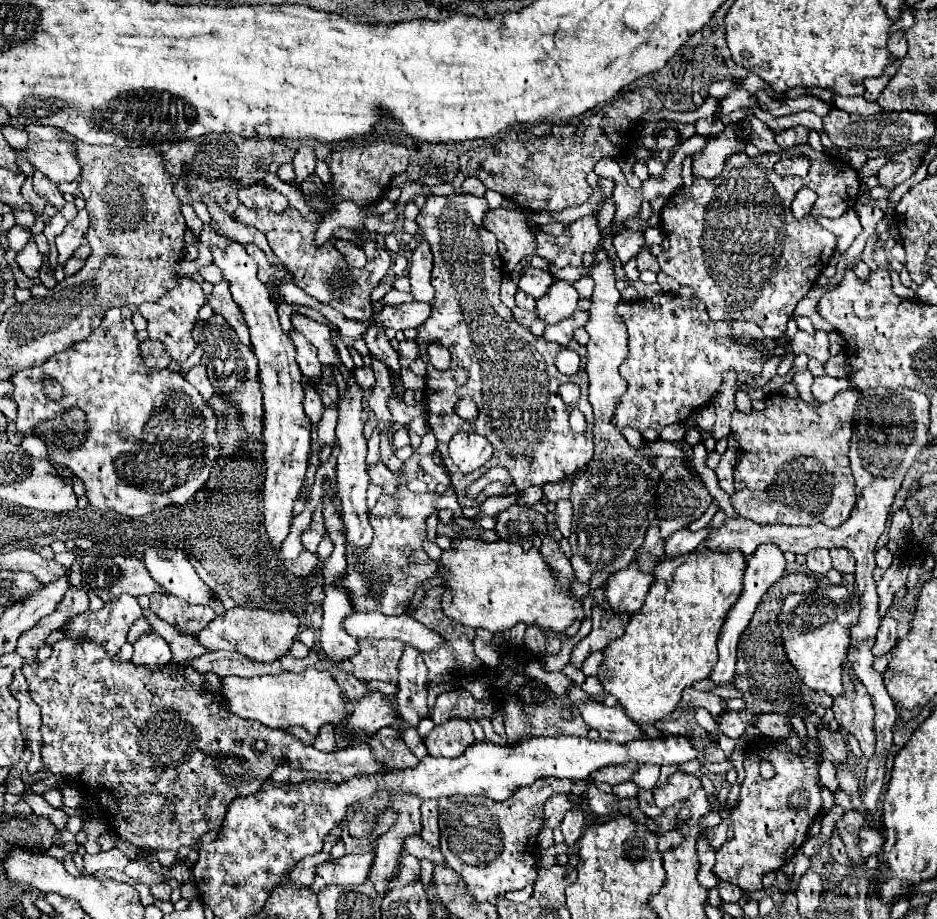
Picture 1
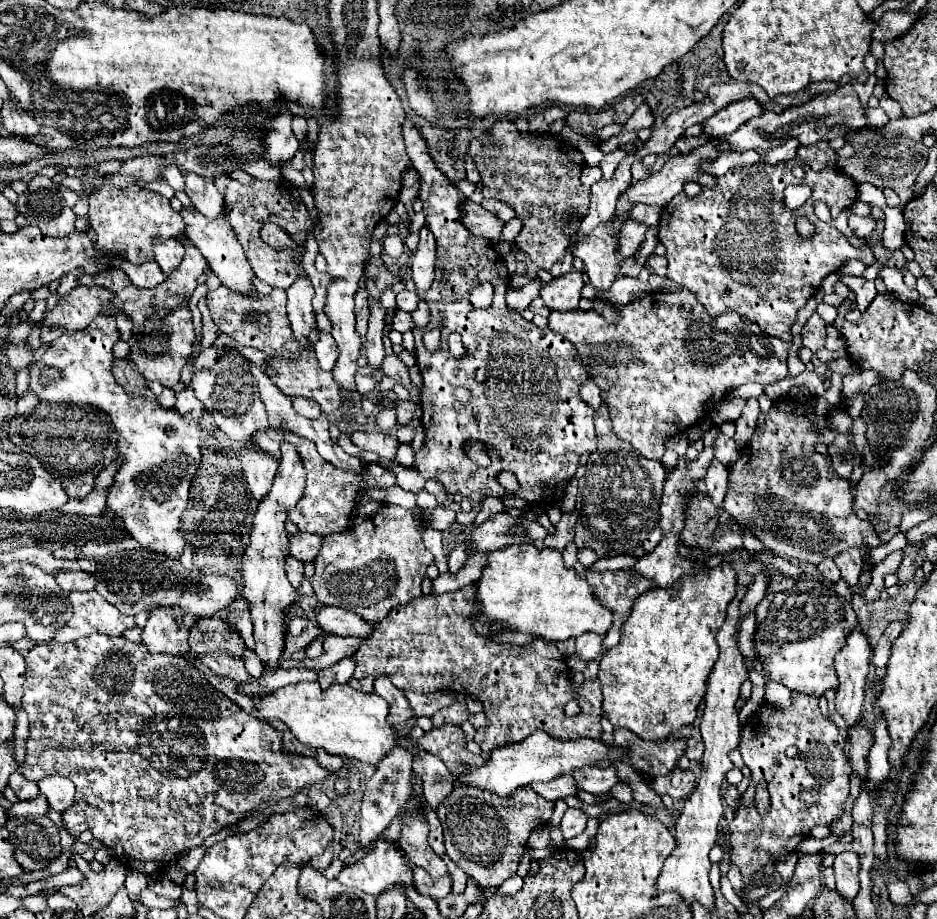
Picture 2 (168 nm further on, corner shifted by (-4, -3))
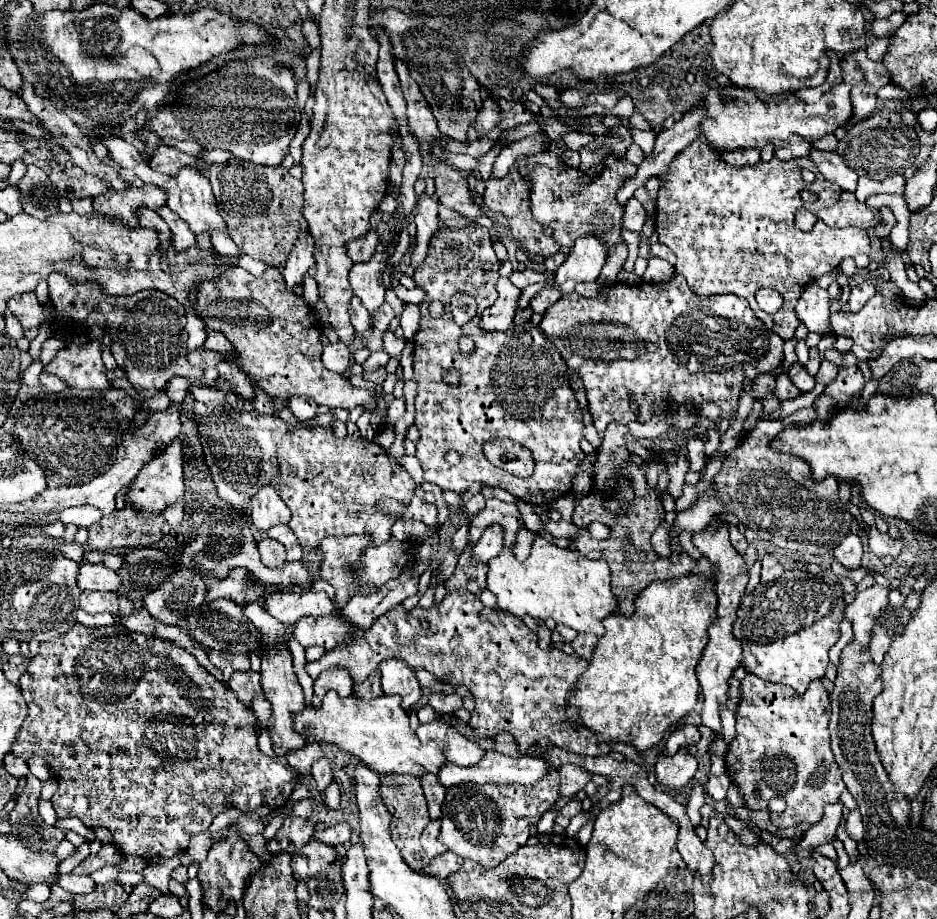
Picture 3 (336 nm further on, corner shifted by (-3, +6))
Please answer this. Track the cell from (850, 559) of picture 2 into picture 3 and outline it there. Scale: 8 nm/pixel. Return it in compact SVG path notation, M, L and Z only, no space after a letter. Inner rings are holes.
M851 533L847 535L839 547L835 547L835 559L845 565L847 569L857 569L861 567L861 555L863 555L863 545L859 535Z

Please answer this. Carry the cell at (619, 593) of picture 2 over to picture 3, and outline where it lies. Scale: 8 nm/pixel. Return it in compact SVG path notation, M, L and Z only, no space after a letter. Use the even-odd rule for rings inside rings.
M627 463L627 465L623 467L623 473L619 473L619 475L625 475L625 477L629 477L629 479L633 481L635 501L629 505L629 511L627 511L625 515L611 515L611 513L607 513L607 511L601 507L601 493L589 493L589 495L581 497L581 499L577 501L577 505L575 505L575 511L573 511L573 523L575 523L577 527L581 527L581 533L575 537L575 547L577 547L577 551L579 551L583 557L587 557L587 559L605 559L605 561L609 563L613 595L617 597L617 603L619 603L617 613L629 613L629 615L631 615L631 613L633 613L633 601L635 601L635 597L639 595L639 591L643 591L643 587L647 587L649 583L653 583L653 581L657 581L657 579L673 579L673 577L689 575L689 573L693 571L693 567L695 567L695 561L693 561L687 553L683 553L679 547L677 547L677 551L675 551L669 559L667 559L667 557L661 557L661 555L657 555L657 553L653 551L649 539L651 539L653 531L659 527L659 523L661 523L661 519L663 519L663 513L665 513L665 511L663 511L663 505L661 505L657 493L647 485L645 473L643 473L643 469L641 469L639 465ZM593 521L601 521L601 523L609 525L609 527L611 527L611 537L605 539L605 541L595 541L595 539L591 539L585 529L587 529L587 525L593 523Z

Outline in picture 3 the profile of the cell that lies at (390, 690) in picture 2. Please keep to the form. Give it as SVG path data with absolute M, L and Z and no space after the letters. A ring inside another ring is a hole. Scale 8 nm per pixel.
M387 659L379 665L383 673L383 693L385 695L401 695L403 709L413 707L421 699L421 687L417 683L417 677L403 665L399 659Z

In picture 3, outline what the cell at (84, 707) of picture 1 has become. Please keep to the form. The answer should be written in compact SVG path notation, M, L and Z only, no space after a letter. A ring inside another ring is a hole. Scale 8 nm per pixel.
M75 623L67 633L39 645L39 655L35 655L29 661L27 671L21 675L19 685L23 691L23 699L27 701L29 715L23 721L25 725L19 731L19 737L15 739L11 753L25 761L31 757L45 759L59 783L59 789L51 799L57 811L57 817L59 819L77 817L89 827L95 827L95 825L107 827L109 833L113 835L113 843L117 851L123 855L133 855L141 859L173 857L175 853L187 849L189 839L193 835L207 831L207 827L219 813L227 809L239 809L245 813L253 811L259 817L267 817L275 807L285 805L293 789L299 785L301 775L283 757L267 757L261 753L257 745L257 731L255 731L257 717L253 709L243 705L229 687L225 687L213 675L209 675L207 669L201 667L191 653L187 653L185 649L177 647L171 641L161 641L157 637L133 633L133 631L127 631L125 627L87 627L87 625Z

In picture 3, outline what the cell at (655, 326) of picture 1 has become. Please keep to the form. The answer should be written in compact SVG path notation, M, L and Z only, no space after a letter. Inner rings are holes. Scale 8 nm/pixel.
M679 273L665 283L643 281L635 285L609 285L591 299L579 297L575 291L567 293L543 313L539 327L551 337L569 369L581 375L599 433L603 433L611 421L623 425L631 421L645 423L653 417L655 405L699 407L705 401L713 401L721 407L721 417L725 419L737 409L741 381L745 377L755 379L757 373L775 373L783 363L783 339L757 319L743 297L731 293L699 297L687 287L687 281L679 277ZM631 403L639 405L639 413L633 413Z

